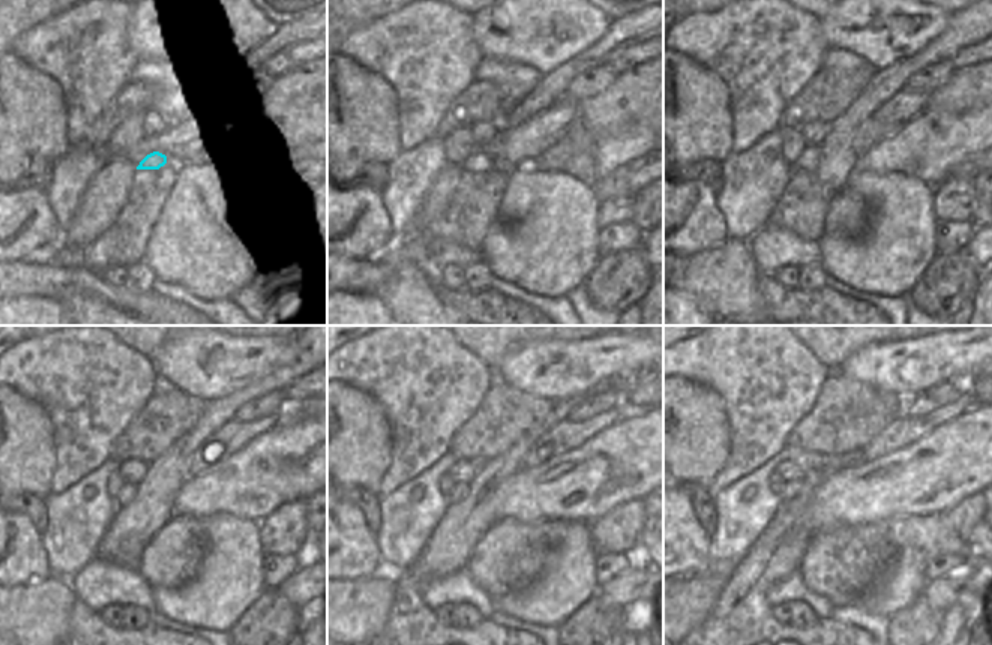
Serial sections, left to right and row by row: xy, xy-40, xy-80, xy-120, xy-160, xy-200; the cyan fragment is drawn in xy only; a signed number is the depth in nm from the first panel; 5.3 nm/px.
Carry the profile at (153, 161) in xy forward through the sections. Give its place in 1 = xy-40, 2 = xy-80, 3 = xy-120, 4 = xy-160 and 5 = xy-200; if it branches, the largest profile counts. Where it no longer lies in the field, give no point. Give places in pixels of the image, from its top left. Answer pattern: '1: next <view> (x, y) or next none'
1: next xy-40 (479, 161)
2: next xy-80 (808, 159)
3: next xy-120 (128, 489)
4: next xy-160 (459, 489)
5: next xy-200 (790, 489)

